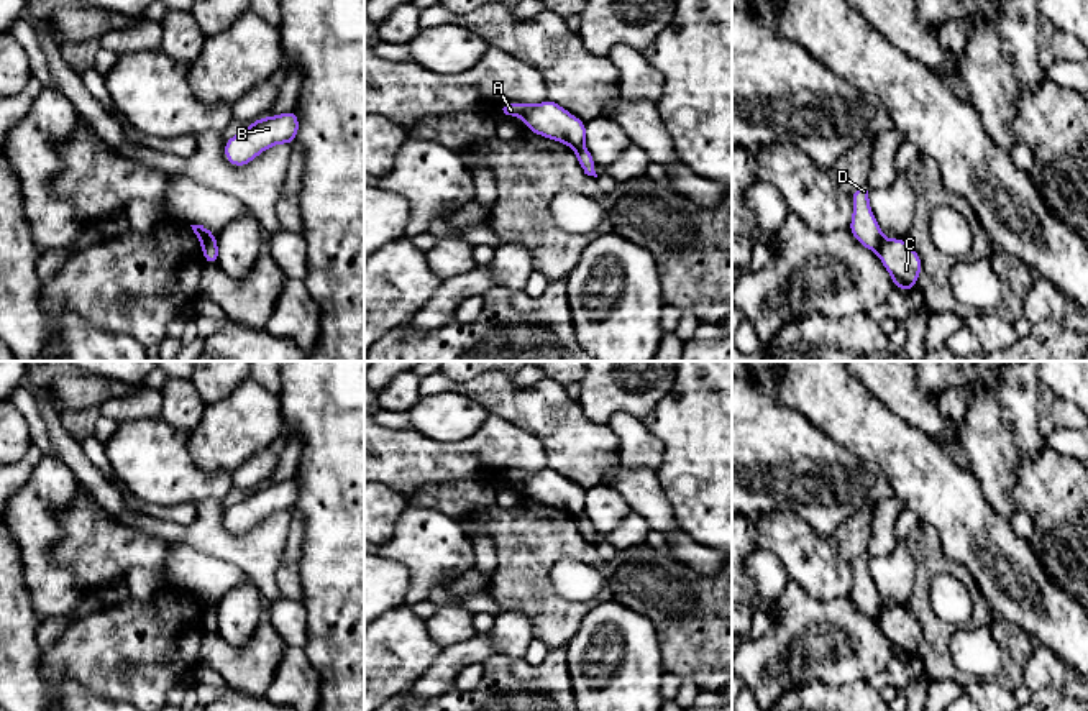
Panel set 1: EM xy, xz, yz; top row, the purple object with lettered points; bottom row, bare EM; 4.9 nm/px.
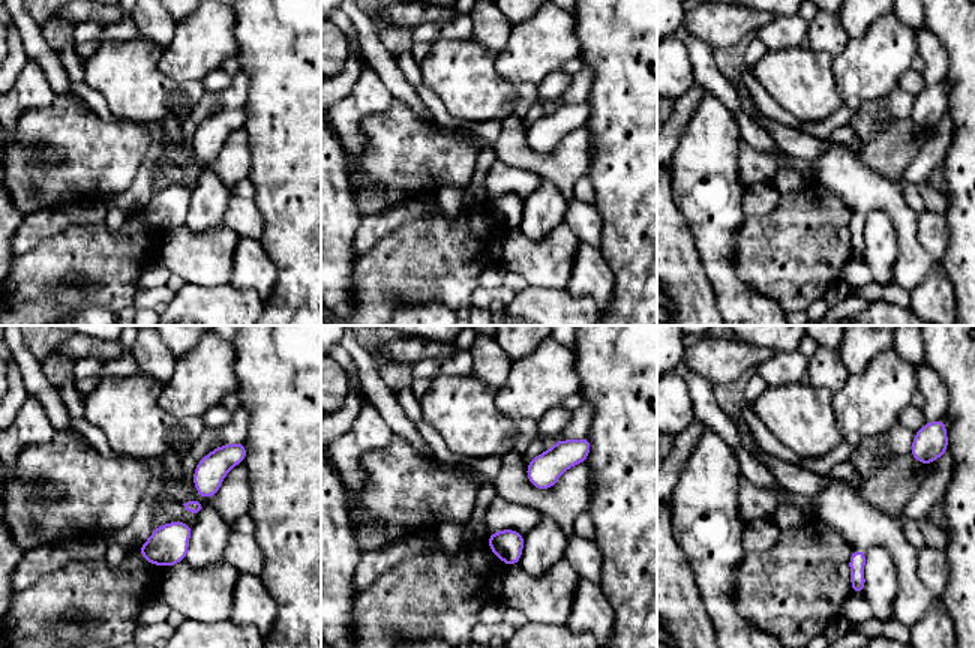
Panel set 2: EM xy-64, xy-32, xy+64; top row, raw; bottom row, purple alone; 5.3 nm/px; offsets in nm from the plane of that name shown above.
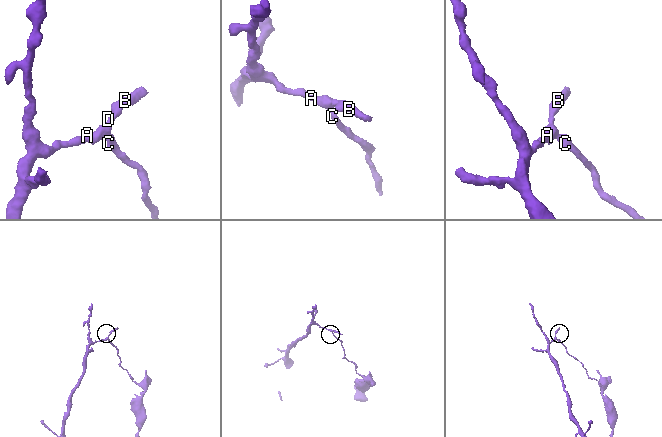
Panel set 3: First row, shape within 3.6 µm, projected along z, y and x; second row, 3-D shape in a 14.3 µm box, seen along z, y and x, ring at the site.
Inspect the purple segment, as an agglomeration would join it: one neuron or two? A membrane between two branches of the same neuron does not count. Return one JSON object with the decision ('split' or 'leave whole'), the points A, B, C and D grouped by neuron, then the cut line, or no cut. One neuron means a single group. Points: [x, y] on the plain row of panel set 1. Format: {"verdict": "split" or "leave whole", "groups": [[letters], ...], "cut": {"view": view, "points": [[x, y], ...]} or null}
{"verdict": "split", "groups": [["A", "B", "D"], ["C"]], "cut": {"view": "xy", "points": [[215, 606], [204, 616]]}}

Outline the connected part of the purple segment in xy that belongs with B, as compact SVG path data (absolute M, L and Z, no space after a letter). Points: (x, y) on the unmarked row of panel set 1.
M289 478L277 484L261 484L248 493L241 502L228 504L225 511L225 525L233 534L246 534L264 517L287 511L294 514L299 499L299 484Z

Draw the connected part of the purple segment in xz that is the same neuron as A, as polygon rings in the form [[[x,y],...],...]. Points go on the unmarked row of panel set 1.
[[[550,466],[538,473],[509,470],[501,473],[497,479],[502,484],[522,484],[527,498],[561,509],[573,517],[584,512],[586,489],[578,488]]]

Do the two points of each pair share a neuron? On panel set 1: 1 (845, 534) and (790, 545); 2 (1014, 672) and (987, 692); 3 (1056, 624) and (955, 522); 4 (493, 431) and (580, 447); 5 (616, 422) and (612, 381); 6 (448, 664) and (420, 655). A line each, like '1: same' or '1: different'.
1: different
2: different
3: same
4: different
5: different
6: different

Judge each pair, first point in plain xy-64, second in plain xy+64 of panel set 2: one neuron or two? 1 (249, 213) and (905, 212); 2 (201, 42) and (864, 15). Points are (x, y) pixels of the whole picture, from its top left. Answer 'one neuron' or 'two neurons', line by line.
1: two neurons
2: two neurons

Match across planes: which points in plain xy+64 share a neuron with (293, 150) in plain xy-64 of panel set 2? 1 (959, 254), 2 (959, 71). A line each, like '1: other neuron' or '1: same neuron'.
1: same neuron
2: same neuron

